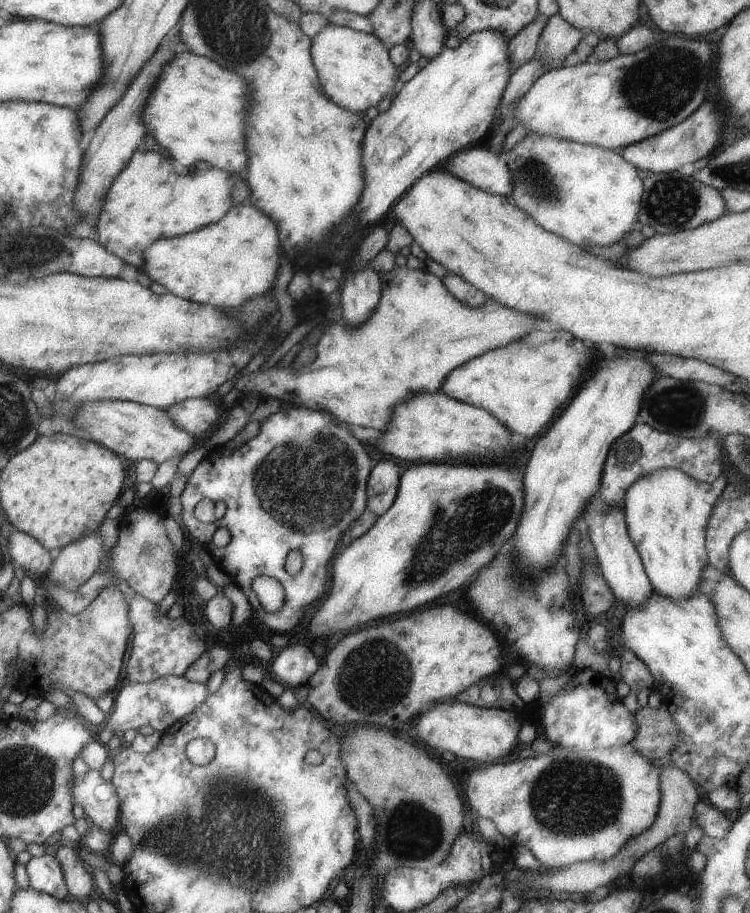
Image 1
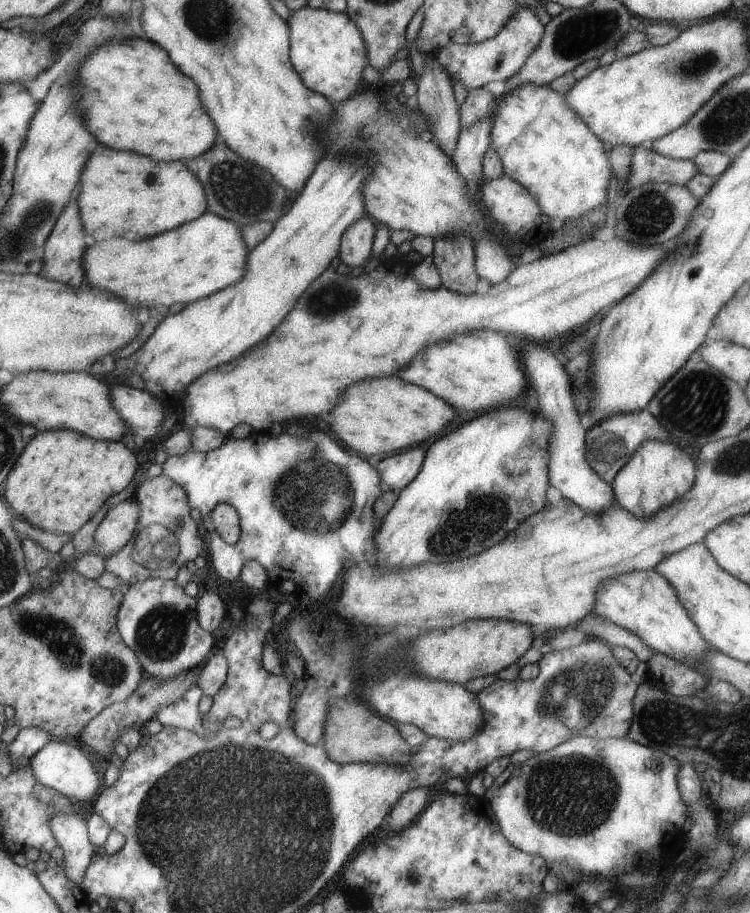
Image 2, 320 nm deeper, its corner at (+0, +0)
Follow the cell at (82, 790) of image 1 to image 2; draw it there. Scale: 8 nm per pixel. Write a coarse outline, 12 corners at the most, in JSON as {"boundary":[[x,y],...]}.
{"boundary":[[51,739],[28,765],[39,784],[76,805],[99,776],[81,749]]}

